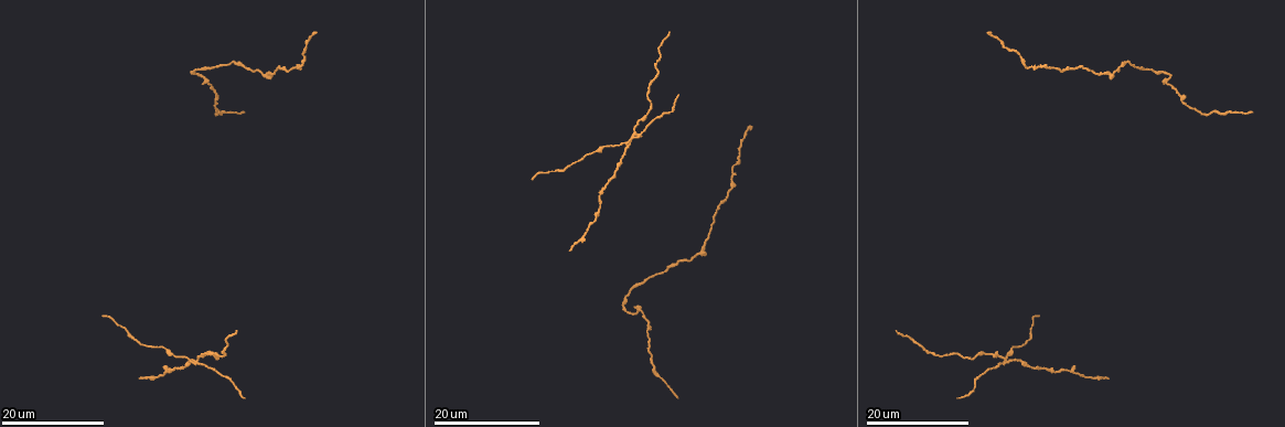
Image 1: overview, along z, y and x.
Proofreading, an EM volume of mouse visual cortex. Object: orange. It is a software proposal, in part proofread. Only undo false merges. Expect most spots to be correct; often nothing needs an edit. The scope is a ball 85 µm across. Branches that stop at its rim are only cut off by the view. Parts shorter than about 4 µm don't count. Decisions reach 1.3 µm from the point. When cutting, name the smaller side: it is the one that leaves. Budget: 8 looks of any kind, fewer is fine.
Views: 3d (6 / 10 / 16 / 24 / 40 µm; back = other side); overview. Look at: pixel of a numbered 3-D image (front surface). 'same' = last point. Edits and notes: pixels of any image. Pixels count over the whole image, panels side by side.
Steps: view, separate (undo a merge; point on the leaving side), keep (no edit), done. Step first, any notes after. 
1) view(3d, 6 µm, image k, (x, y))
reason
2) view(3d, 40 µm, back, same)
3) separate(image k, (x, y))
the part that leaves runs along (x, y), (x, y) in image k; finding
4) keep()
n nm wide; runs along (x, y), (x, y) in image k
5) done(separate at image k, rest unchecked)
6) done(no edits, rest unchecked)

view(3d, 16 µm, image 1, (1169, 76))
calibre changes

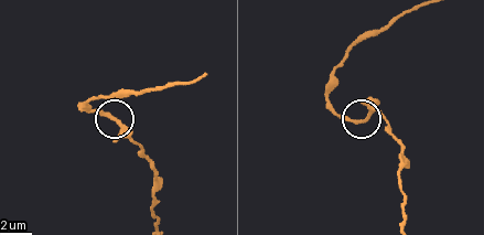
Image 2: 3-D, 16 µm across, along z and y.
view(3d, 6 µm, image 2, (118, 123))

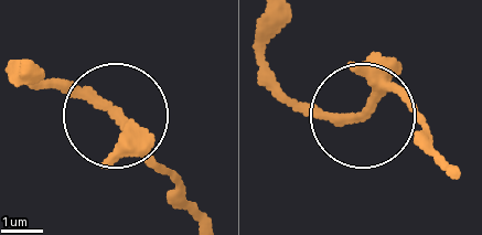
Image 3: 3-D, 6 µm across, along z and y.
keep()
runs along (445, 160), (403, 89), (350, 118), (279, 100) in image 3; continuous, no second neuron

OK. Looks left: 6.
view(3d, 24 µm, image 1, (1025, 66))
sudden change in width

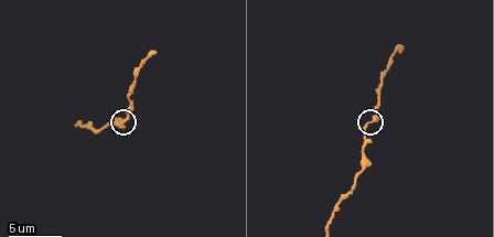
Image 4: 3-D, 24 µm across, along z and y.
view(3d, 6 µm, image 4, (368, 123))

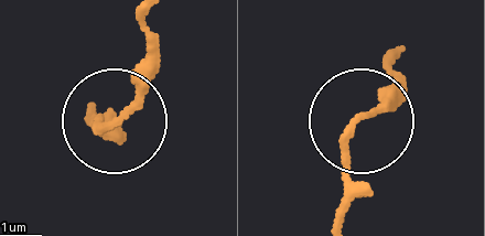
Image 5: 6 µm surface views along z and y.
keep()
one neuron here

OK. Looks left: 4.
view(3d, 16 µm, image 1, (601, 195))
narrows sharply

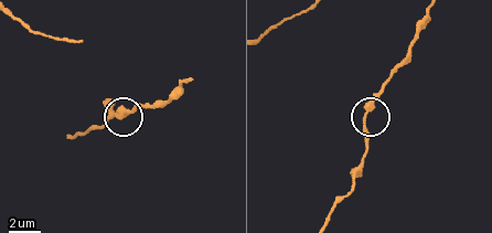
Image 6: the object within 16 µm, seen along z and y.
view(3d, 10 µm, image 6, (366, 119))
closer look

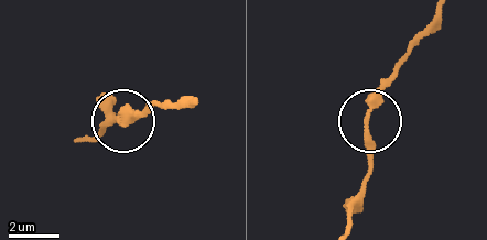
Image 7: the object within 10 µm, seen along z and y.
keep()
all the same neuron

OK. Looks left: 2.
view(3d, 16 µm, image 1, (628, 146))
four arms meet

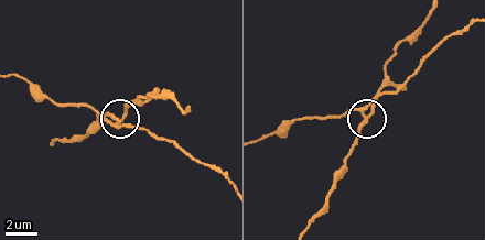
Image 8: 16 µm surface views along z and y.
view(3d, 10 µm, image 8, (116, 120))
zoom in

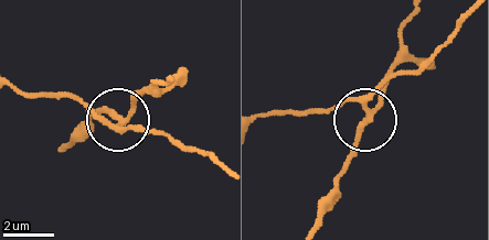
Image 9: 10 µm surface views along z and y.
separate(image 9, (140, 131))
200 nm wide; the part that leaves runs along (115, 123), (98, 121), (66, 98), (16, 91) in image 9; two neurons meet here

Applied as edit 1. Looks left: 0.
done(separate at image 9, rest unchecked)

